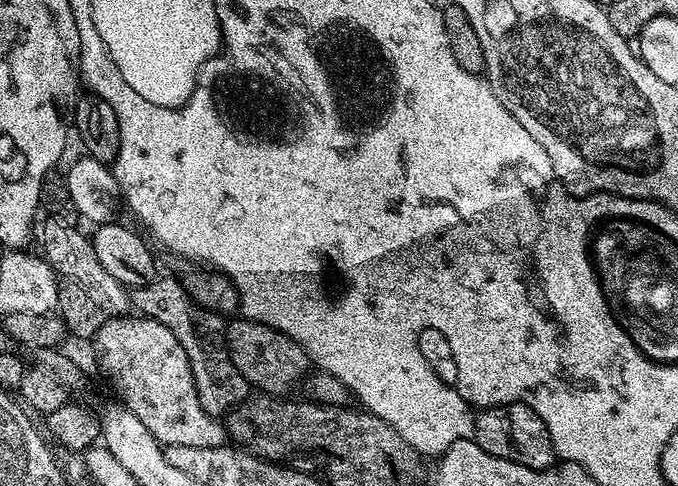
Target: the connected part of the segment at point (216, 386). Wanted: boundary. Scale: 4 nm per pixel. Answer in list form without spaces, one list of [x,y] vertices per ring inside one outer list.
[[[163,276],[146,286],[131,289],[131,307],[141,316],[148,316],[154,322],[162,322],[162,326],[166,326],[166,330],[170,330],[170,334],[174,334],[174,338],[182,342],[182,350],[186,350],[188,355],[202,410],[206,410],[211,416],[223,417],[229,409],[243,402],[250,394],[250,386],[246,378],[238,374],[238,366],[234,366],[224,341],[225,317],[201,306],[181,281],[179,284],[174,277]]]

